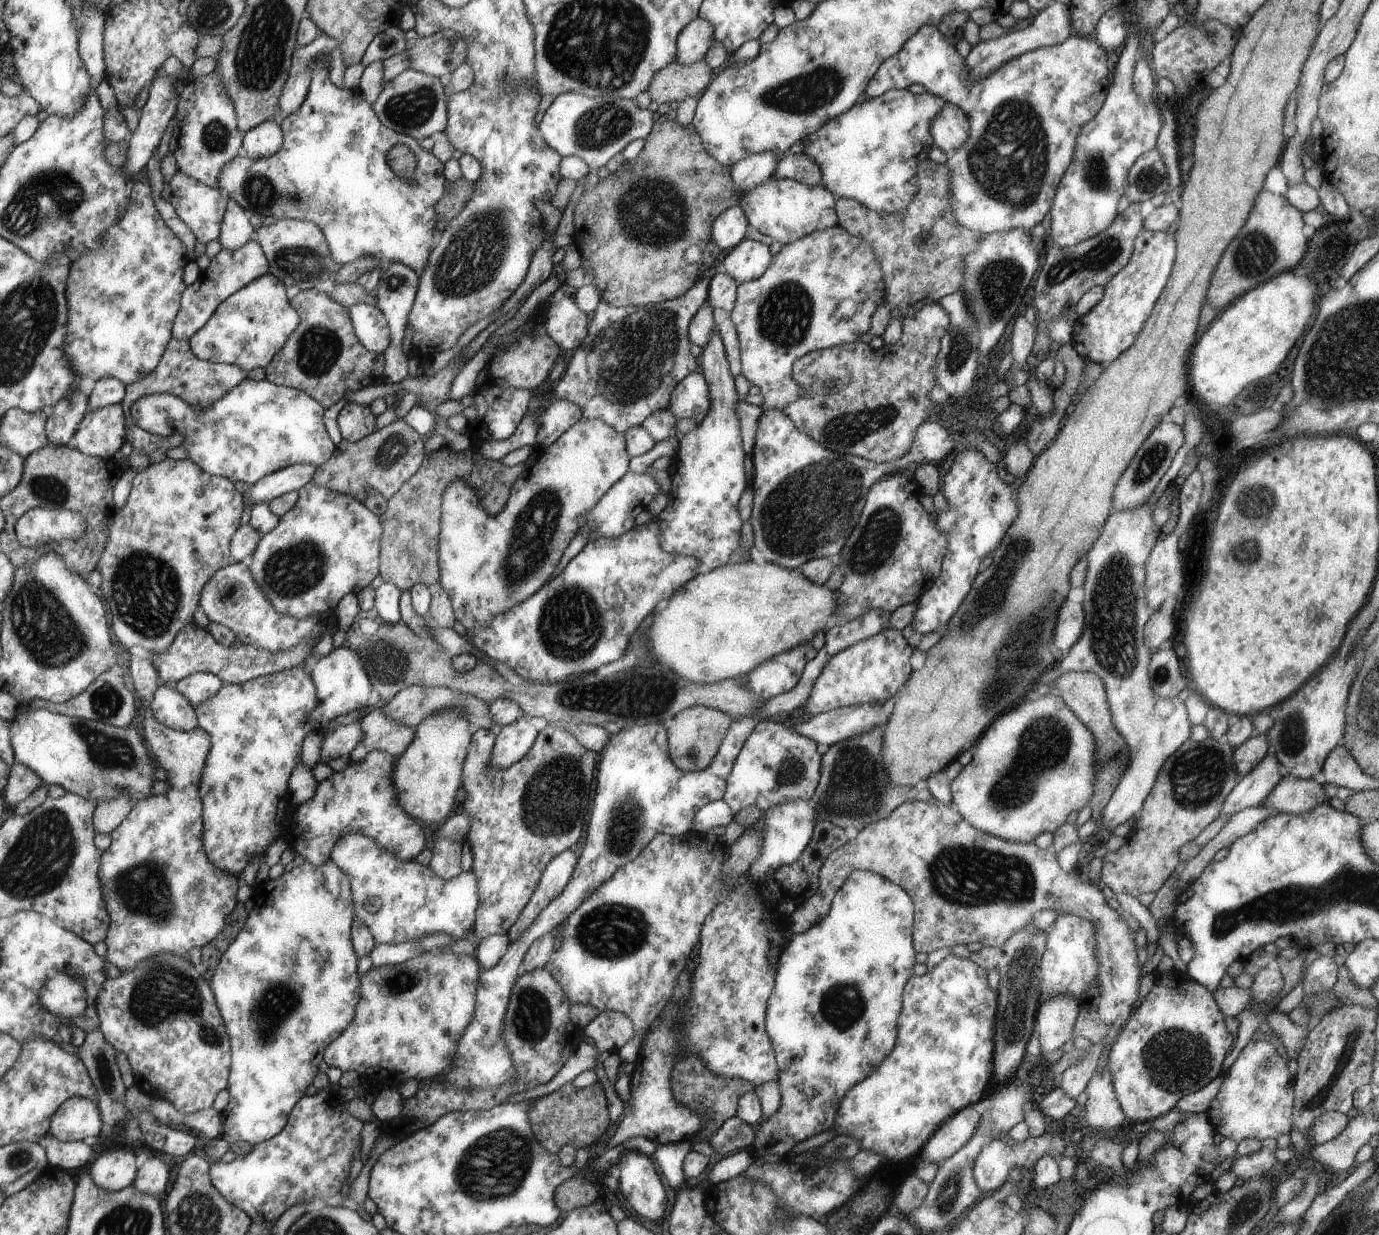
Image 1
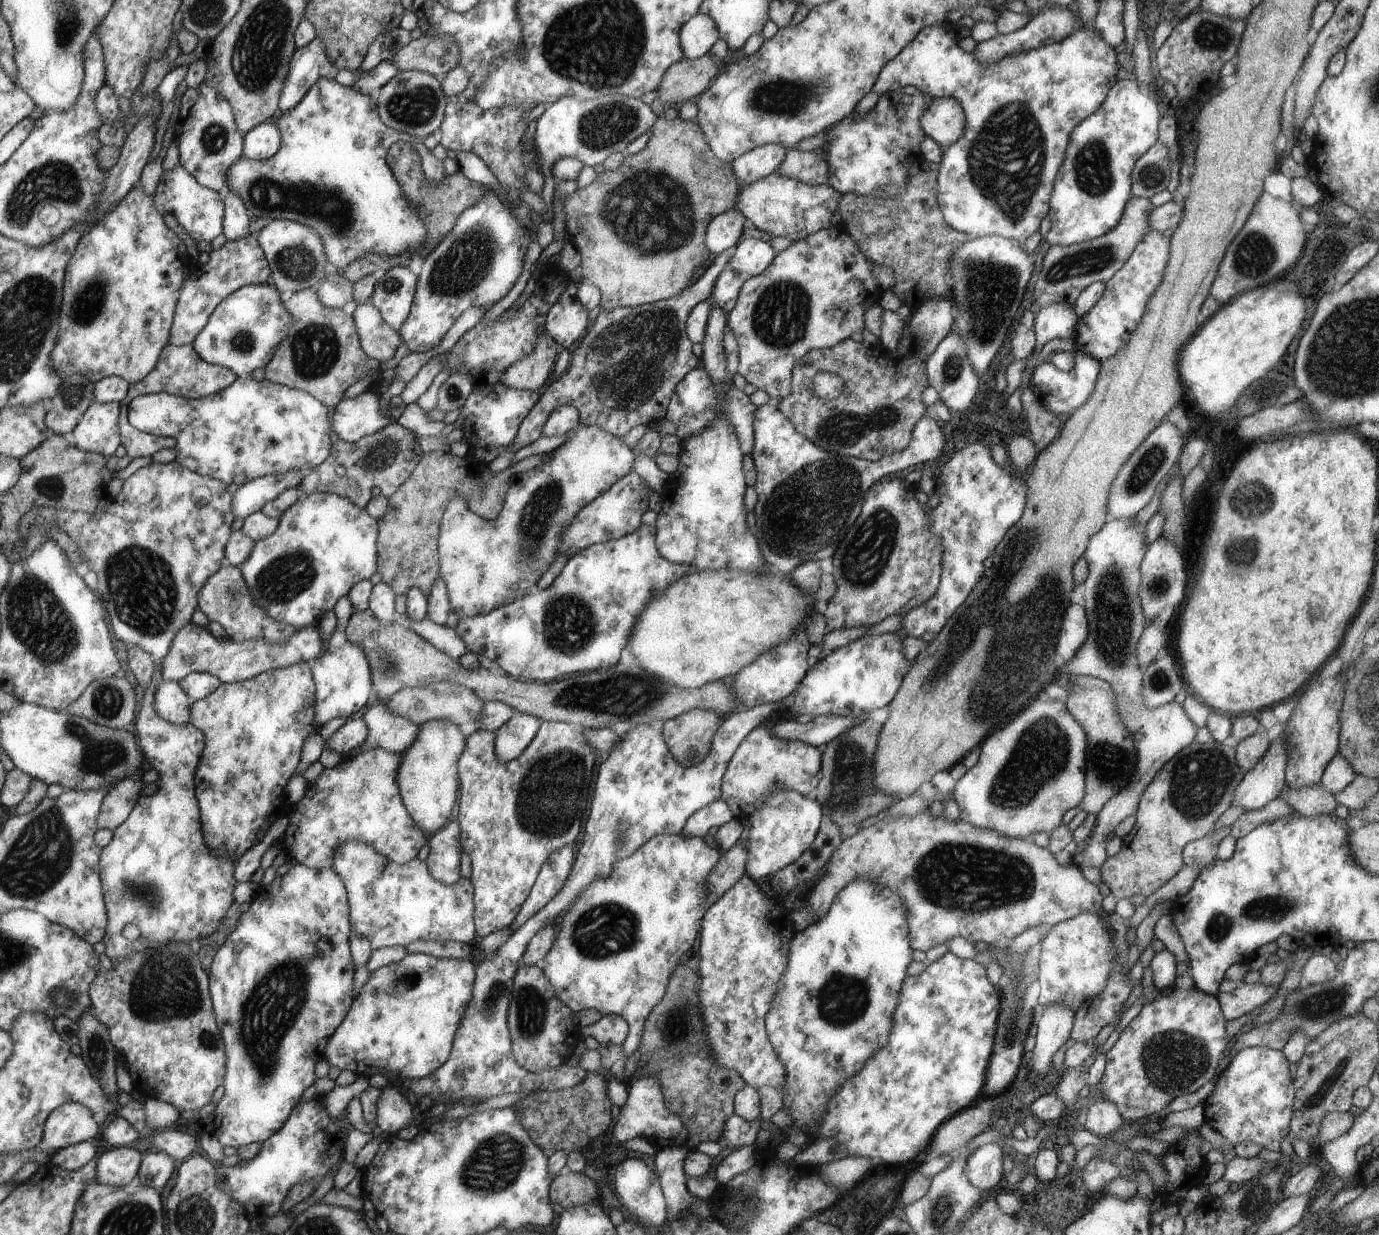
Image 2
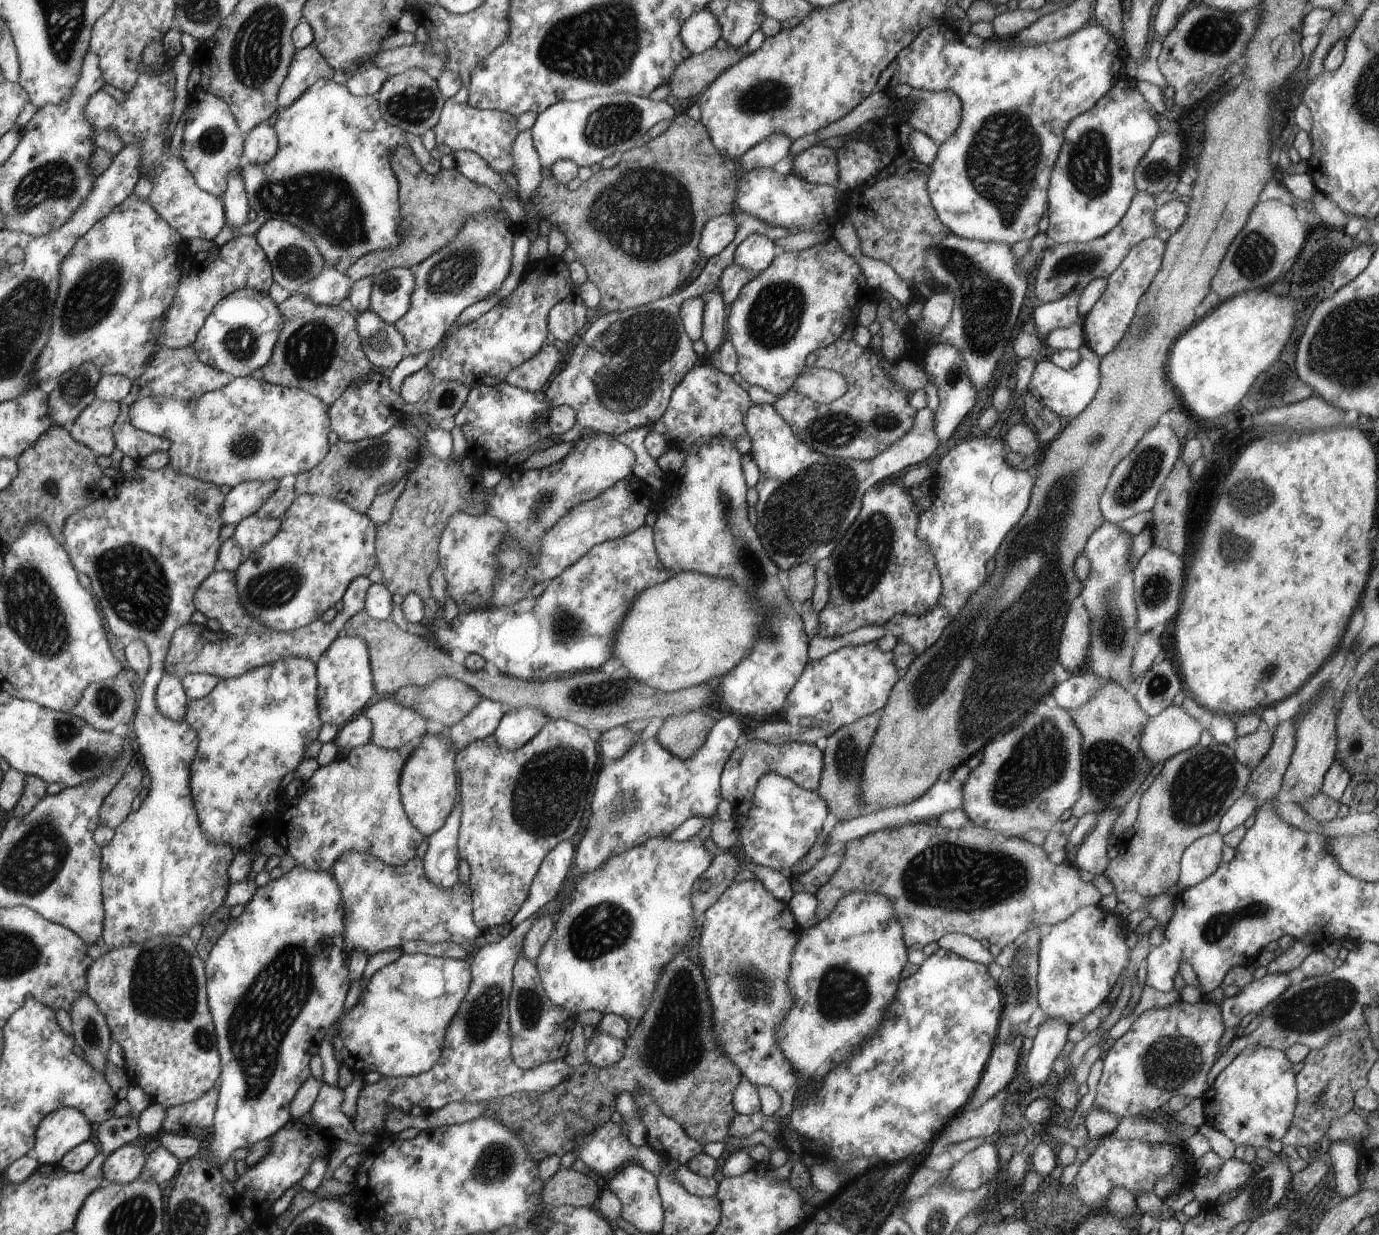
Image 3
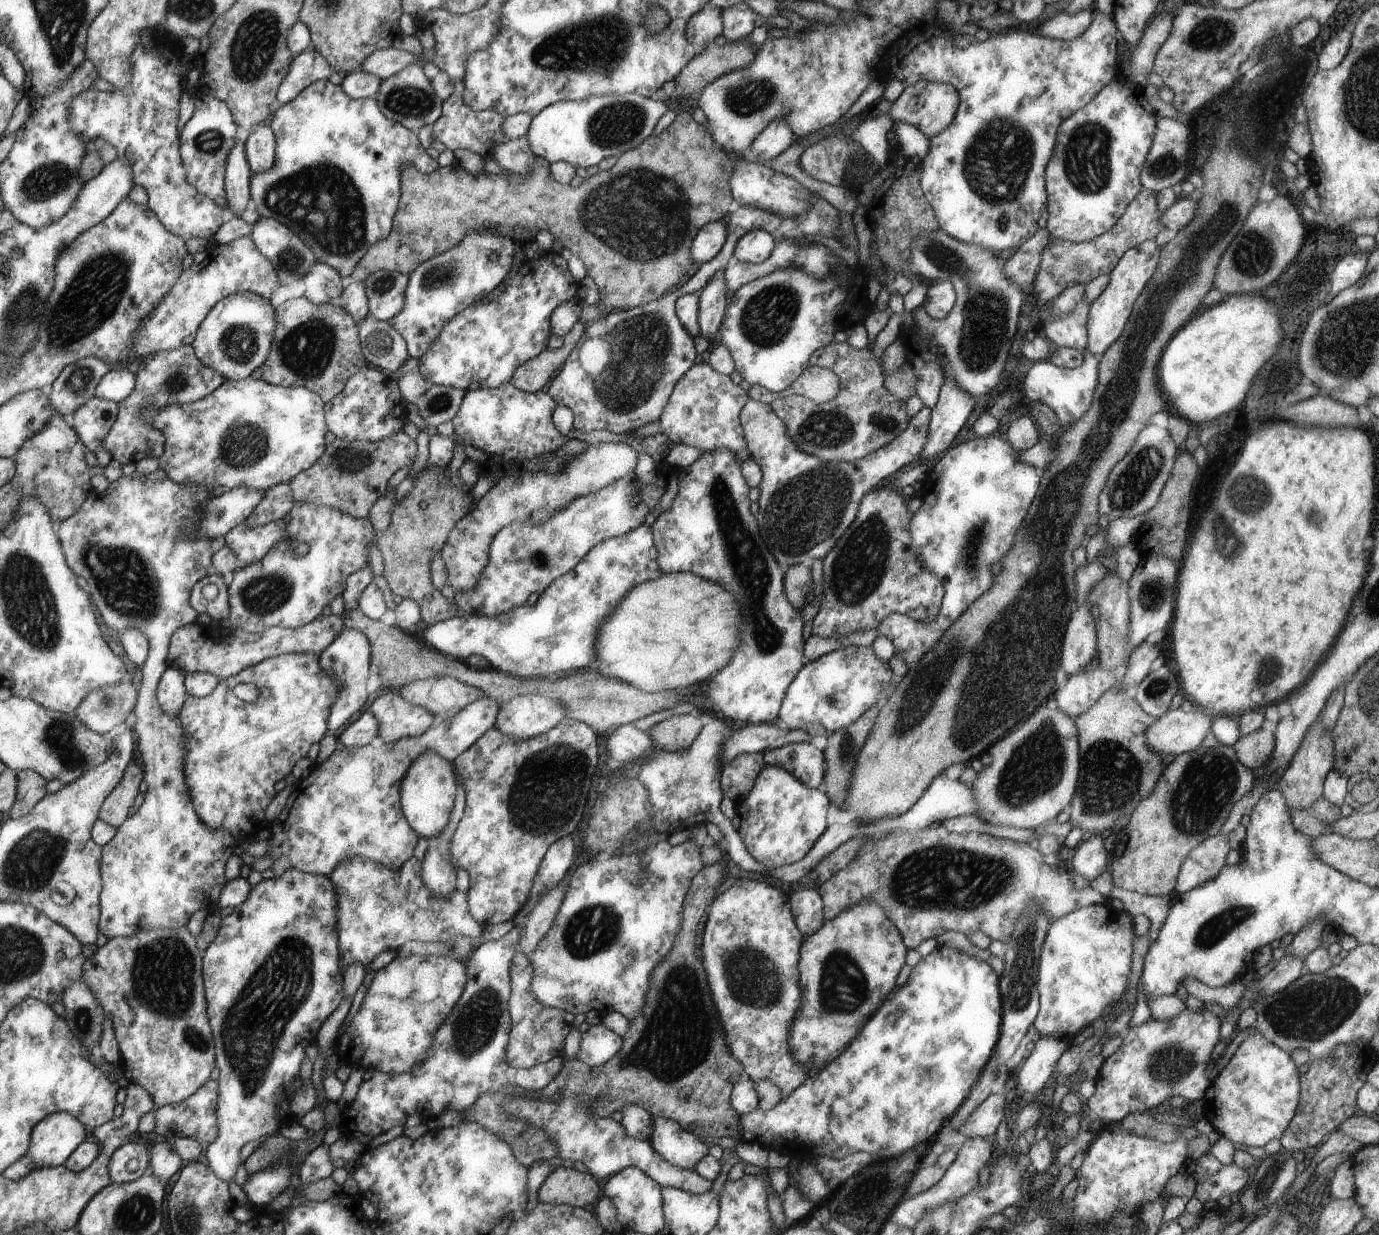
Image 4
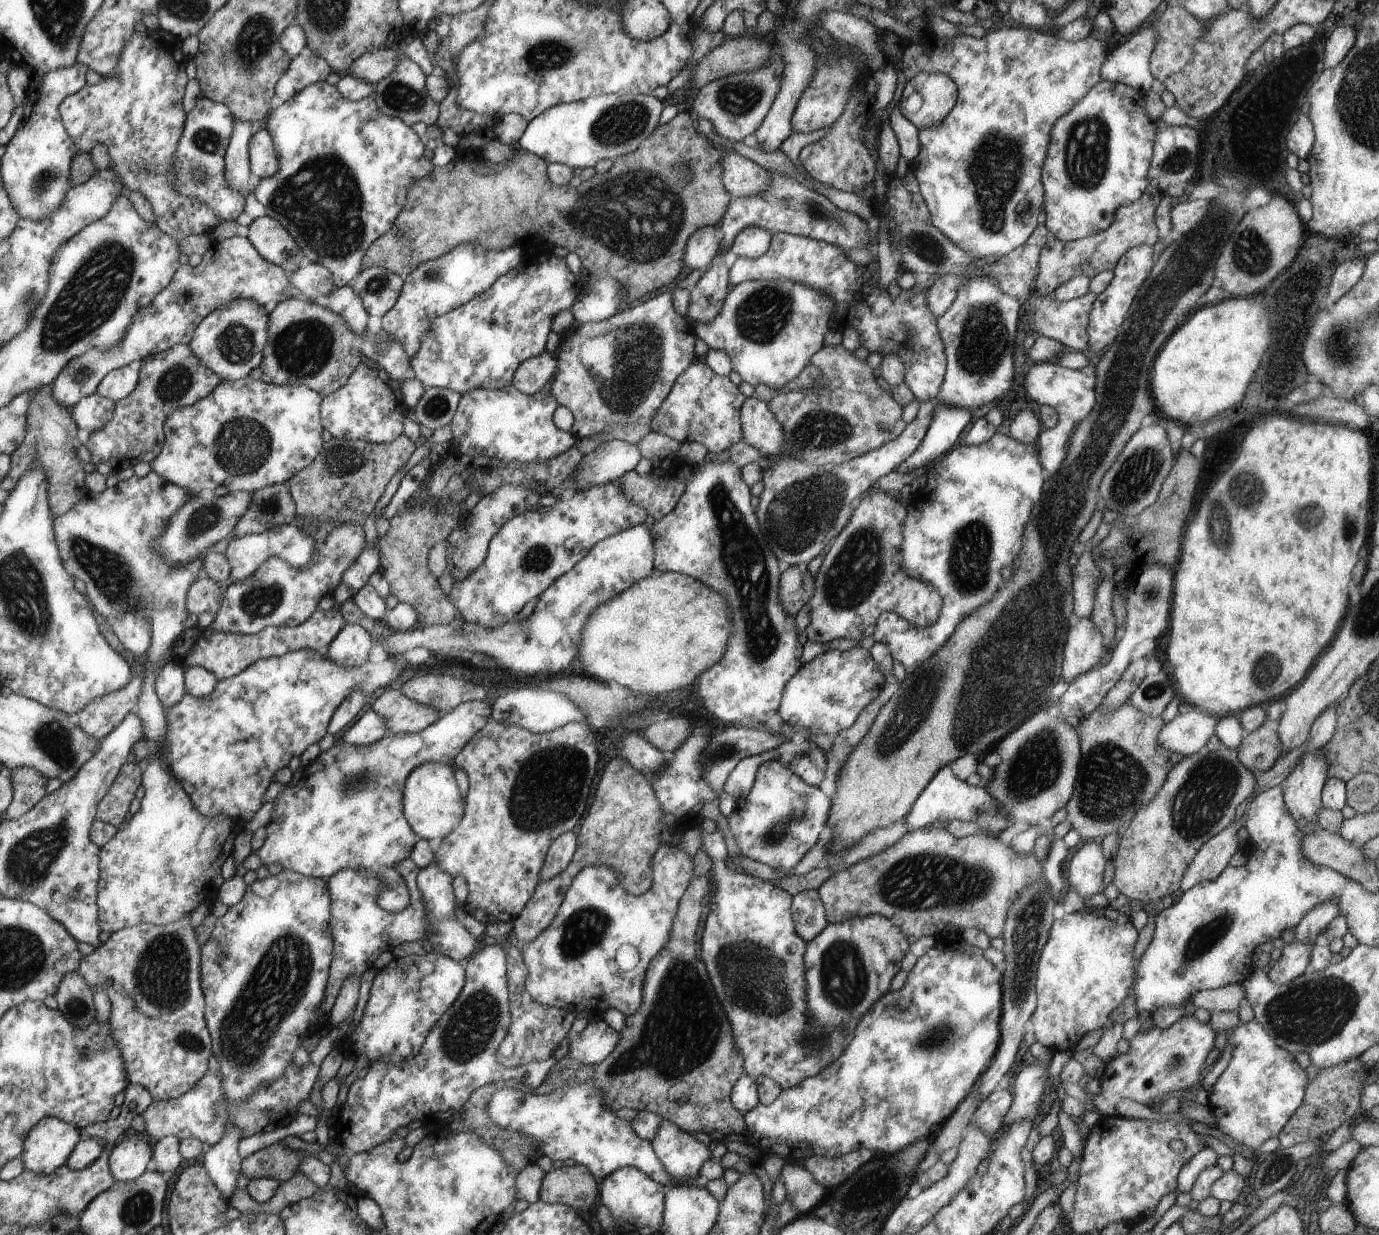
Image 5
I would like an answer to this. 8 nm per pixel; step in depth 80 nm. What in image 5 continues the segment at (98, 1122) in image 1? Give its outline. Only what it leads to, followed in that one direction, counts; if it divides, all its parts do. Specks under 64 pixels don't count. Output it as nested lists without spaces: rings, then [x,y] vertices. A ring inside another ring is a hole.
[[[58,1117],[43,1118],[27,1134],[22,1154],[25,1170],[36,1174],[50,1174],[64,1170],[68,1157],[74,1152],[75,1146],[79,1144],[80,1140],[83,1140],[83,1136],[79,1127]]]

